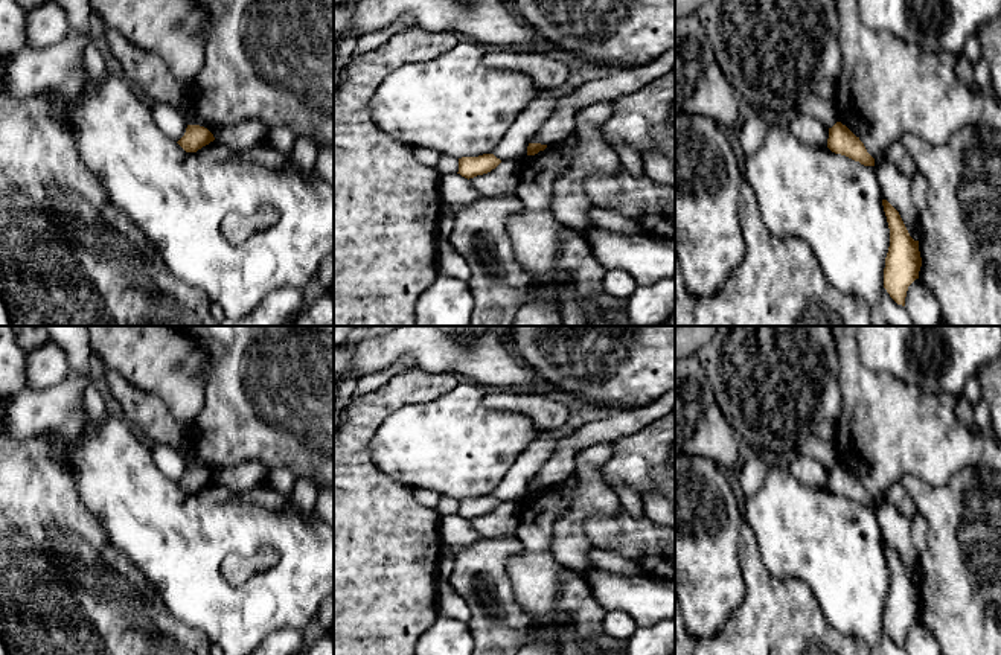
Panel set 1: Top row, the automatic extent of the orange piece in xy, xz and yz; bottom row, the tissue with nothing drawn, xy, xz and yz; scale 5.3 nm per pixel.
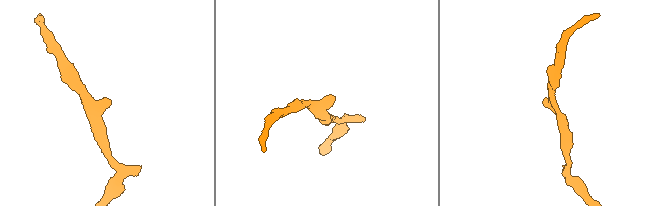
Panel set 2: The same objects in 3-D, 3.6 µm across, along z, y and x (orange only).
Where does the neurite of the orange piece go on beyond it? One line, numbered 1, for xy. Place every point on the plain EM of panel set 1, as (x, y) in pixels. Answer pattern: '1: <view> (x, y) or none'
1: none

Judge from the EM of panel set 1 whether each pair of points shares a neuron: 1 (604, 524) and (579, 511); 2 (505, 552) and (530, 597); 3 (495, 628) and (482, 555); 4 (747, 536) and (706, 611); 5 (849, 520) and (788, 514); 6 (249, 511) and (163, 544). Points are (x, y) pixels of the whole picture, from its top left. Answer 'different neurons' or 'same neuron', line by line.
1: different neurons
2: different neurons
3: same neuron
4: different neurons
5: same neuron
6: same neuron

